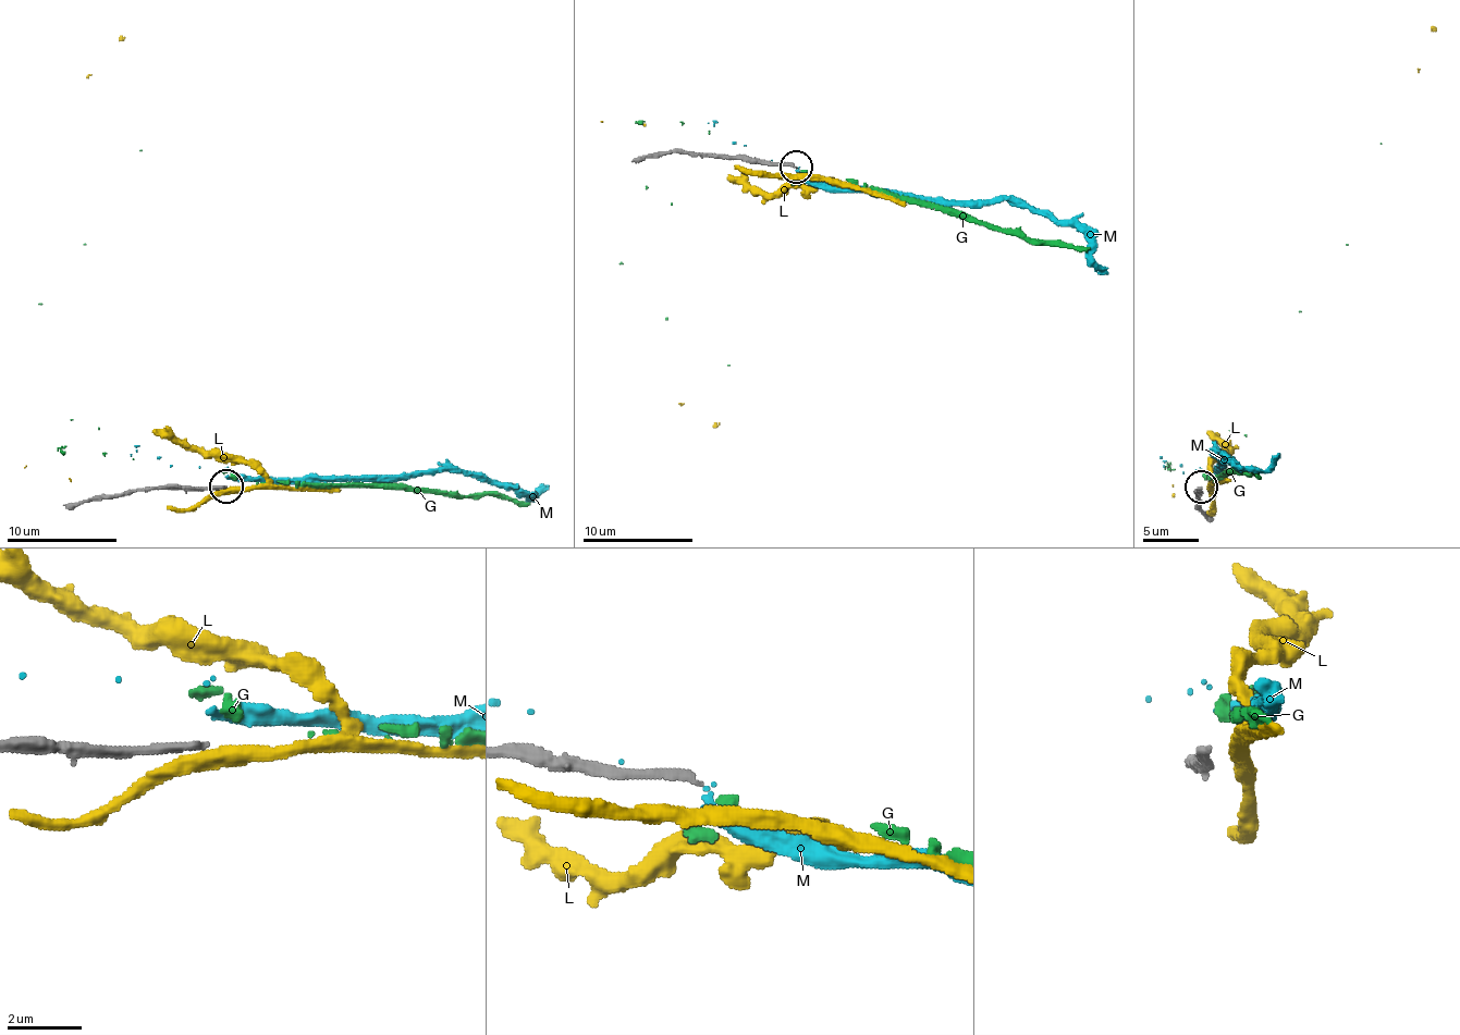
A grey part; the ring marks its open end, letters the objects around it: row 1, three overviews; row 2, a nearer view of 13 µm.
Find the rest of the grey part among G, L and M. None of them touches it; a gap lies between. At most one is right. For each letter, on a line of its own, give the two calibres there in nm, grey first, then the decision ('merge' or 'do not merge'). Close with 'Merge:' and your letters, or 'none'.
G: 190 nm thick on the grey side, 320 nm on the other; do not merge
L: 190 nm thick on the grey side, 400 nm on the other; do not merge
M: 190 nm thick on the grey side, 280 nm on the other; do not merge
Merge: none

